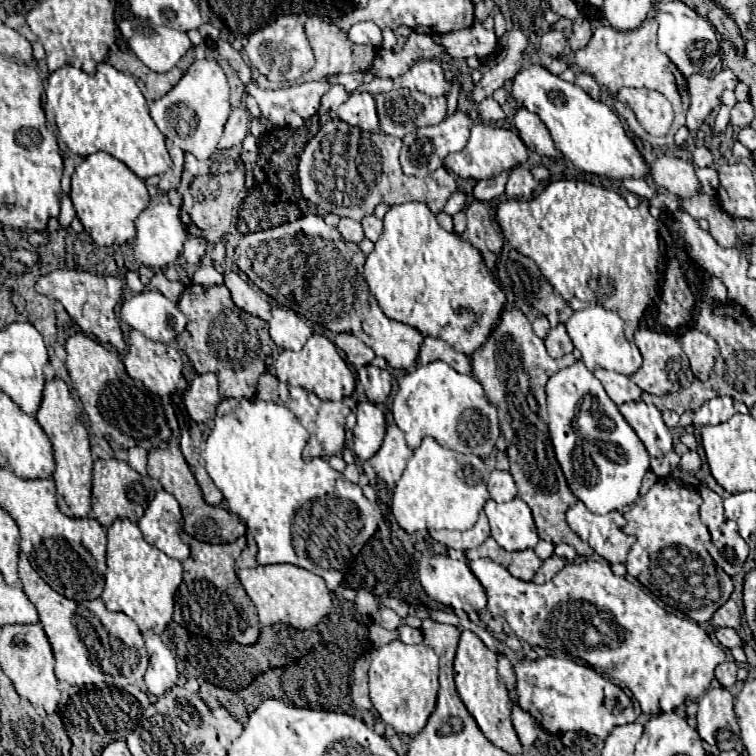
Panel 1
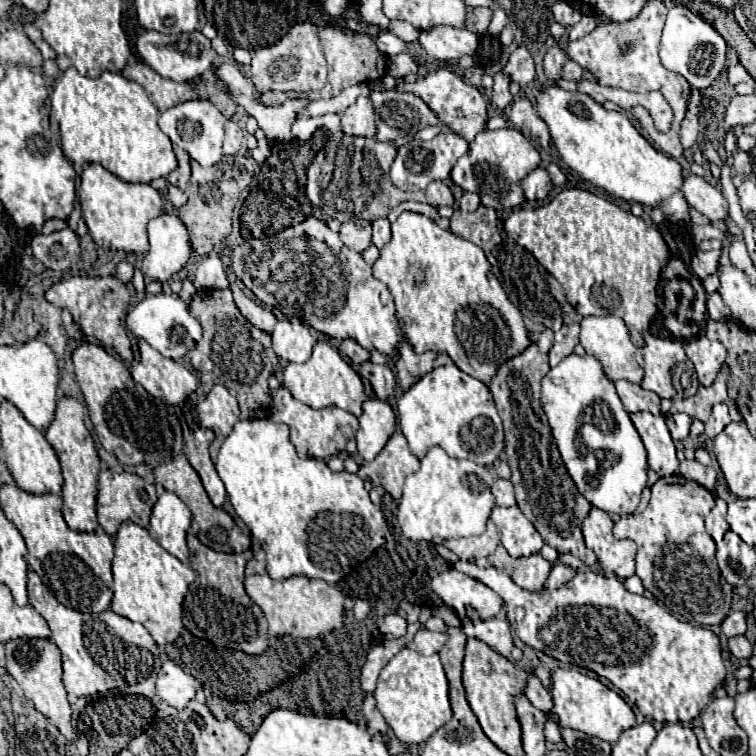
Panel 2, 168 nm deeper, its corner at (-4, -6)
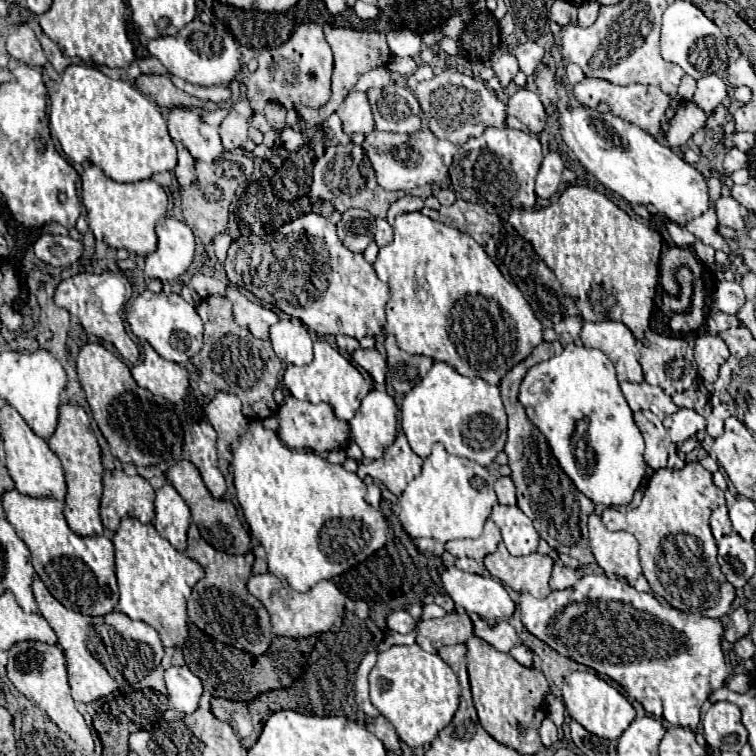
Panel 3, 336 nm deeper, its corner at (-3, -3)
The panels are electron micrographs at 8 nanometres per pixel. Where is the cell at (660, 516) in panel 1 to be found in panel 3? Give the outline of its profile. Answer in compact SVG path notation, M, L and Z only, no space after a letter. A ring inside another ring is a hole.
M690 462L682 470L662 468L654 472L654 476L646 486L642 504L638 508L630 512L608 508L602 514L602 522L606 524L608 530L624 530L636 536L636 540L640 542L640 566L654 594L662 596L676 610L706 618L722 618L730 610L730 604L734 600L734 588L722 578L722 572L716 562L718 548L708 524L712 510L720 504L724 504L724 492L714 486L712 474L706 468L702 468L700 462Z

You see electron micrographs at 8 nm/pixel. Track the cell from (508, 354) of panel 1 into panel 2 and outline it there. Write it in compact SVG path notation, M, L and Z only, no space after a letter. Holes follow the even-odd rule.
M531 345L523 353L501 365L497 375L489 383L505 427L505 453L509 457L507 463L513 471L511 483L515 485L517 507L535 525L543 541L547 541L547 545L551 545L559 553L571 553L583 559L585 565L593 565L597 561L595 553L585 547L581 535L581 523L589 515L591 503L587 503L587 499L579 495L555 449L551 427L543 421L543 417L537 415L531 405L533 393L537 393L535 389L541 385L541 379L547 375L547 371L547 355L541 353L537 345Z

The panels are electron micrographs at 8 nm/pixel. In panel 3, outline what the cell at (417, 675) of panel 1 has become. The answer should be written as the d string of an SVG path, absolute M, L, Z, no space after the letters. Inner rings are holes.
M418 644L390 646L380 652L368 678L372 704L392 722L400 740L410 748L430 744L436 732L448 726L458 710L460 684L456 674L436 652L426 652Z

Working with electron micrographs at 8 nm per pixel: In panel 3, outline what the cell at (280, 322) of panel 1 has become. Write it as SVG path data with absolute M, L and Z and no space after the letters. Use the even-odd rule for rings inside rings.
M284 318L270 328L270 342L276 356L286 364L306 366L312 362L312 338L298 318Z

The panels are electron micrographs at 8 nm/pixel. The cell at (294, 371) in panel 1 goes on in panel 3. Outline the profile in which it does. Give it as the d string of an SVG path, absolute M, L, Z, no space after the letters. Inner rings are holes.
M318 340L314 342L314 360L306 366L294 366L290 364L284 372L284 386L290 390L290 394L298 400L308 400L312 404L326 402L334 408L334 414L342 420L352 420L354 414L360 408L362 398L368 394L368 384L364 382L362 374L334 350L328 342Z

